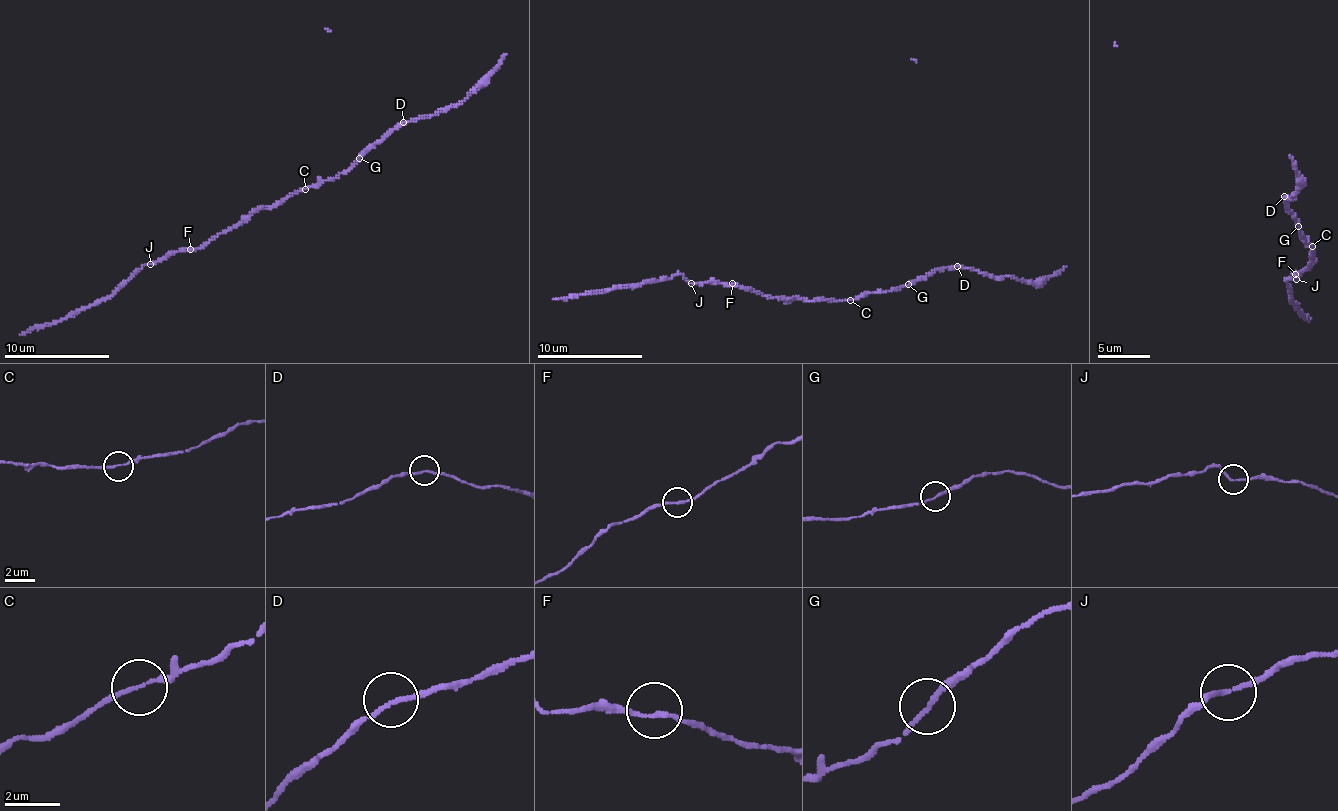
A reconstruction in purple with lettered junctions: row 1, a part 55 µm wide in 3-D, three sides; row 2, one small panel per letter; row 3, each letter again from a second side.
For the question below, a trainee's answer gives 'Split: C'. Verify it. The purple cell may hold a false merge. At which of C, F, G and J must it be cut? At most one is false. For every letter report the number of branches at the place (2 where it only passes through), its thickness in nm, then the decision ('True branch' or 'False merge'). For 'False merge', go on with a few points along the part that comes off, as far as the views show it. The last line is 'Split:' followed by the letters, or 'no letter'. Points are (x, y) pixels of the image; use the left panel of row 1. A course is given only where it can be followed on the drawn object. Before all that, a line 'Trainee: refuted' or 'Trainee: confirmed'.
Trainee: refuted
C: Branches: 2. Thickness 140 nm. True branch
F: Branches: 2. Thickness 150 nm. True branch
G: Branches: 2. Thickness 160 nm. True branch
J: Branches: 2. Thickness 160 nm. True branch
Split: no letter

